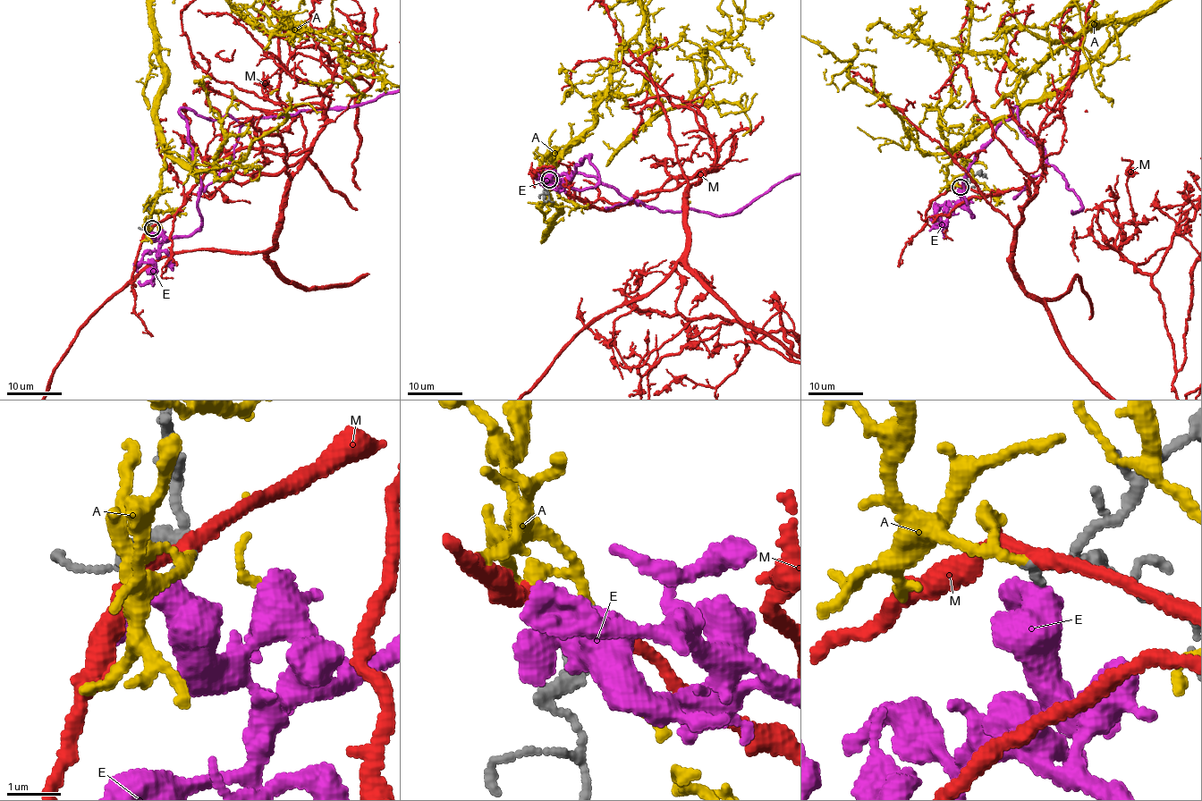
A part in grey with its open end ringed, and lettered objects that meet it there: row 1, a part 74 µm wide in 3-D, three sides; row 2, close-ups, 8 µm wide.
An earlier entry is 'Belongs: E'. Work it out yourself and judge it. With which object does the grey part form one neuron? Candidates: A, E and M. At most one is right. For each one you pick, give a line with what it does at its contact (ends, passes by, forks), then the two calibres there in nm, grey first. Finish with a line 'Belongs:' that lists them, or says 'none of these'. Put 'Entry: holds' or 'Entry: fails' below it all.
A: it passes by | 160/140 nm
Belongs: A
Entry: fails

